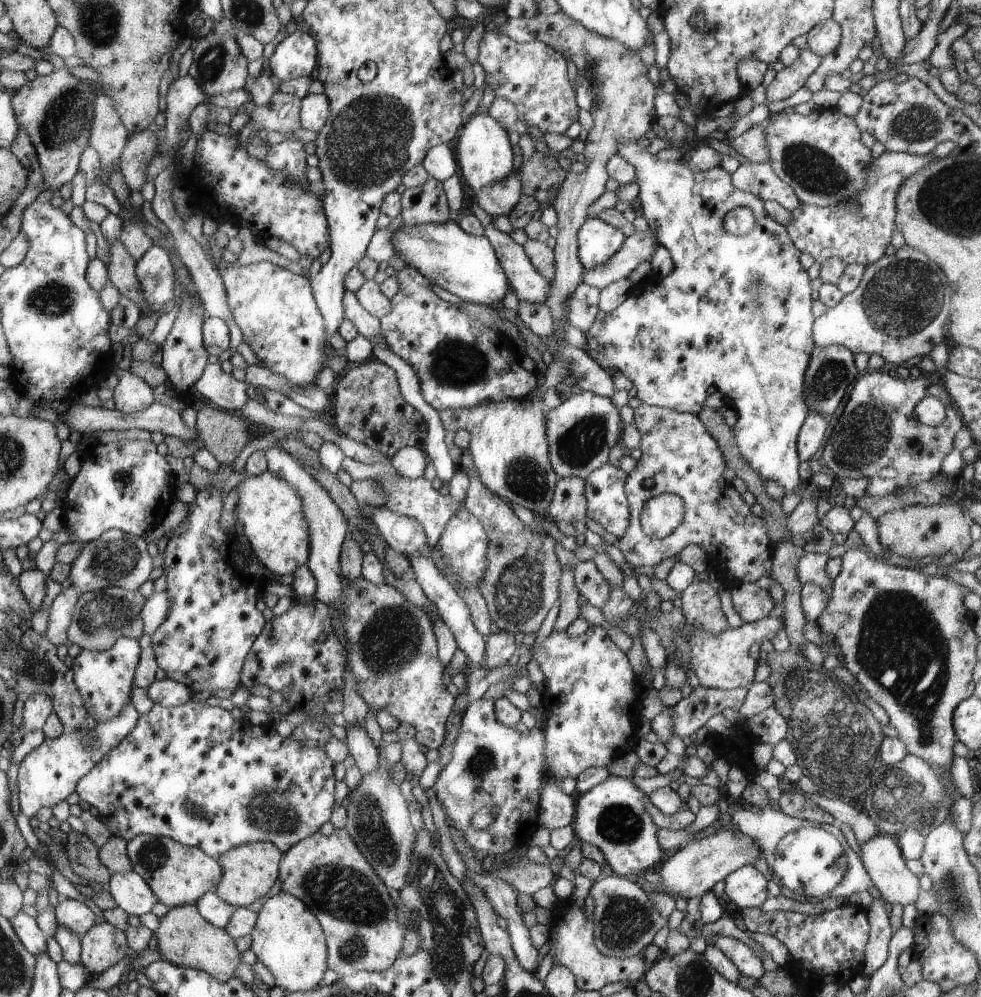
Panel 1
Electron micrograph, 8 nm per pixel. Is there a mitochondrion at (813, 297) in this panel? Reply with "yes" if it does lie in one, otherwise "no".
no

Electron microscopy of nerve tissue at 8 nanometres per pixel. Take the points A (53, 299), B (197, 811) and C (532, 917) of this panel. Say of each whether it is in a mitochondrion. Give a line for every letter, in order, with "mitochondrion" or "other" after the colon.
A: mitochondrion
B: mitochondrion
C: other

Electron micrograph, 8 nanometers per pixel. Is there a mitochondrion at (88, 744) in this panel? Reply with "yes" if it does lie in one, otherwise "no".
yes

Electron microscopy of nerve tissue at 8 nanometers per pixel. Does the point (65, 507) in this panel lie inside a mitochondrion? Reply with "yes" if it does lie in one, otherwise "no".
no

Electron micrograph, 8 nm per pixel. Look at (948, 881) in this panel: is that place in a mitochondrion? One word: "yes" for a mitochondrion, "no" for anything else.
yes

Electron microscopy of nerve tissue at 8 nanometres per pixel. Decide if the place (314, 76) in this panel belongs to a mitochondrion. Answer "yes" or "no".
no

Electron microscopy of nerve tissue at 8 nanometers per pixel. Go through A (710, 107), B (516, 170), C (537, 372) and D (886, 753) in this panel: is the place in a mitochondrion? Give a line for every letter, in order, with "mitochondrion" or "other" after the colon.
A: other
B: other
C: other
D: mitochondrion

